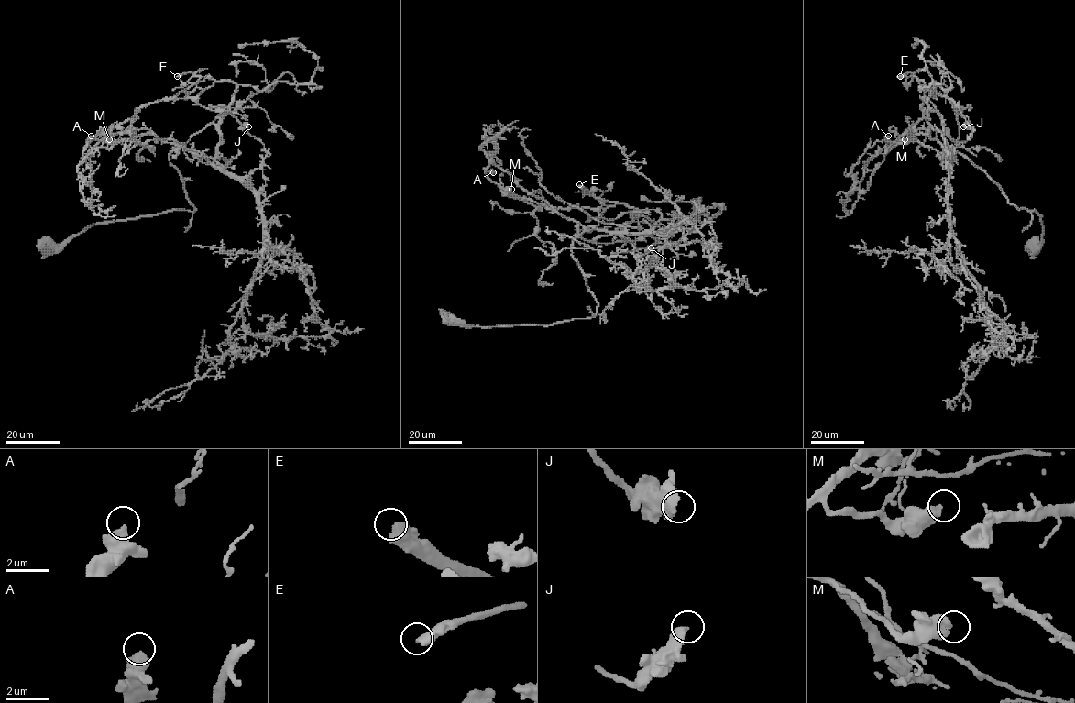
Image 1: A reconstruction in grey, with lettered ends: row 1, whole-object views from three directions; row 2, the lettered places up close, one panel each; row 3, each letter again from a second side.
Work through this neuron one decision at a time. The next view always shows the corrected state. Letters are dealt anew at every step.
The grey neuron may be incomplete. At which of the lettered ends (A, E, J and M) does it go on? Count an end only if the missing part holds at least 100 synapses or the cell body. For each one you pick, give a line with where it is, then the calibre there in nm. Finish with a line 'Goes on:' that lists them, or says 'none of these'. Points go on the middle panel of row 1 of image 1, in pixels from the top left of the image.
E: at (579, 184); 550 nm thick
Goes on: E

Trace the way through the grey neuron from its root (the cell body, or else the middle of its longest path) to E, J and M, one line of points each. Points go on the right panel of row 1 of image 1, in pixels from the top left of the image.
E: (1035, 247), (1041, 216), (947, 148), (948, 164), (931, 91), (900, 76)
J: (1035, 247), (1041, 243), (1041, 216), (1010, 203), (997, 184), (953, 149), (958, 114), (970, 122), (963, 126)
M: (1035, 247), (1043, 235), (1035, 210), (1010, 203), (983, 171), (926, 129), (914, 126), (904, 139)

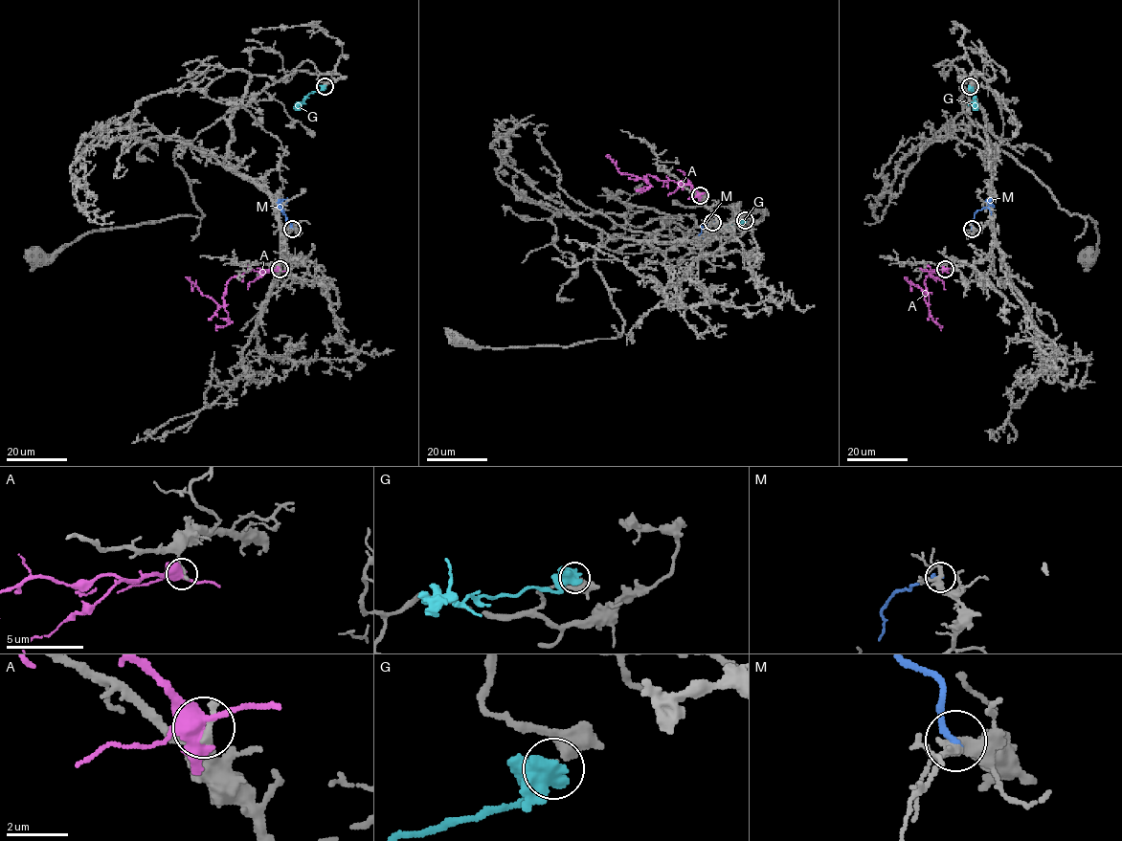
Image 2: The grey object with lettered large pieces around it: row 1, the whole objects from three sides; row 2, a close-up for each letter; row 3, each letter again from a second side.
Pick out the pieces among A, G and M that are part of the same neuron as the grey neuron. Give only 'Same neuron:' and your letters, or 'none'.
Same neuron: G

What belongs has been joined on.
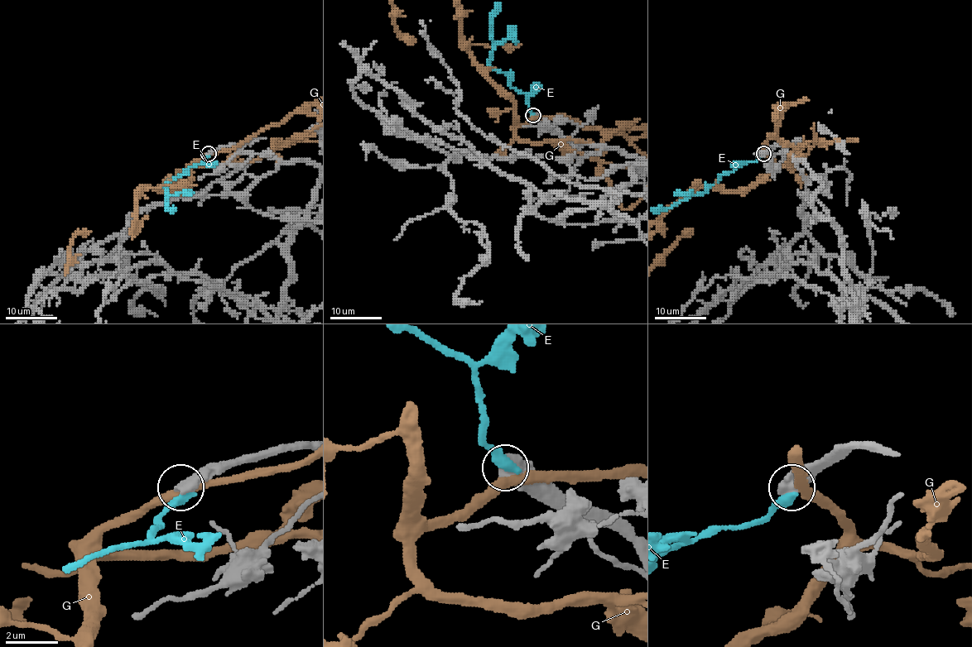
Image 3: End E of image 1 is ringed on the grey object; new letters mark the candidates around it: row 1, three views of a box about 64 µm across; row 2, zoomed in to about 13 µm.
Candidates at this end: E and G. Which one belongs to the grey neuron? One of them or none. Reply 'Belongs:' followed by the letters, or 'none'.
Belongs: none

